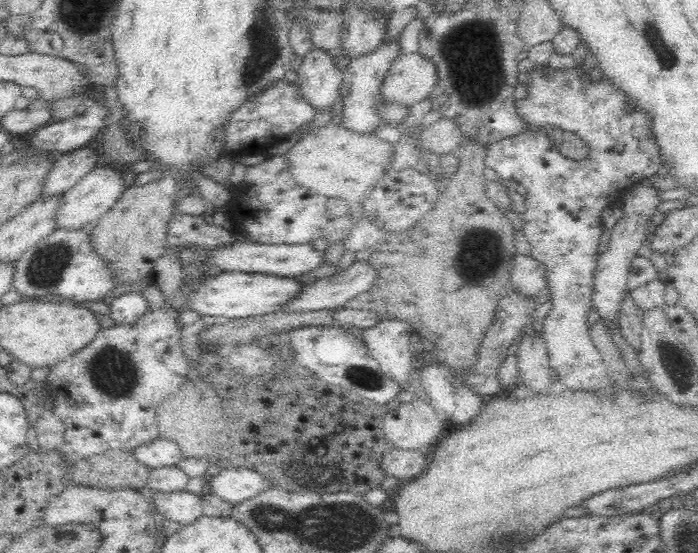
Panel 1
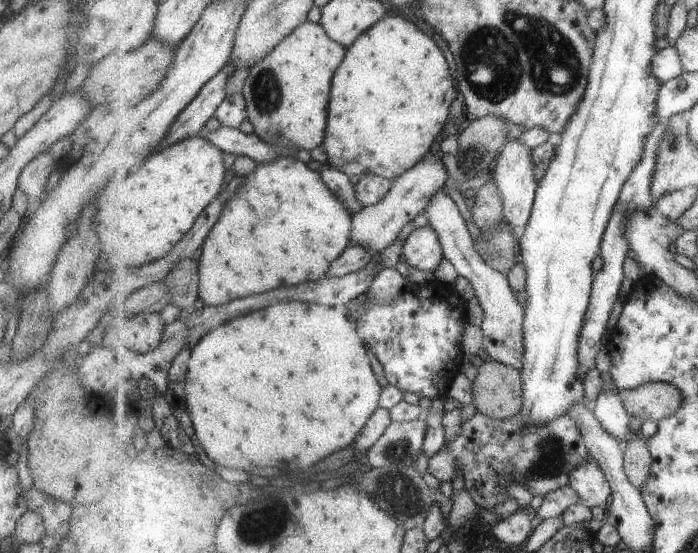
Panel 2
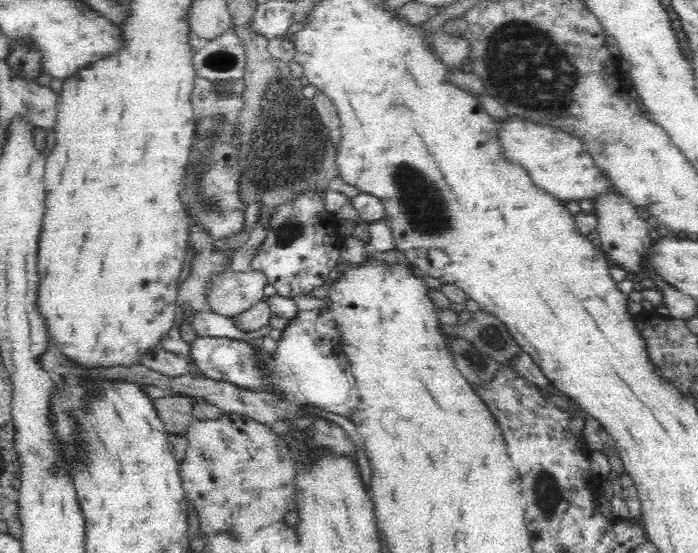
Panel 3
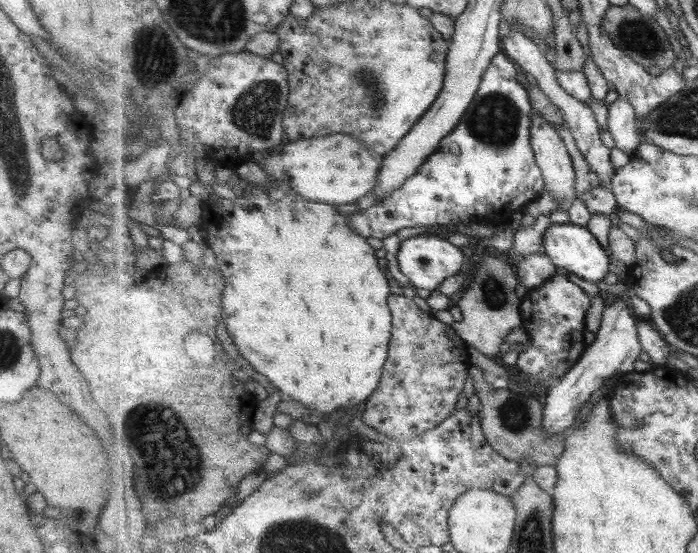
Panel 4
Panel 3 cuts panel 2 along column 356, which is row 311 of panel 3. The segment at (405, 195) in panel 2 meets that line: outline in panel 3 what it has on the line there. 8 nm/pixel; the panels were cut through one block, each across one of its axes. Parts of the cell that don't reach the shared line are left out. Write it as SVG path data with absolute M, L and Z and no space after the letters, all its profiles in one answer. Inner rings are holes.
M228 268L214 276L207 290L208 310L234 317L264 299L266 275L256 269L234 271Z

